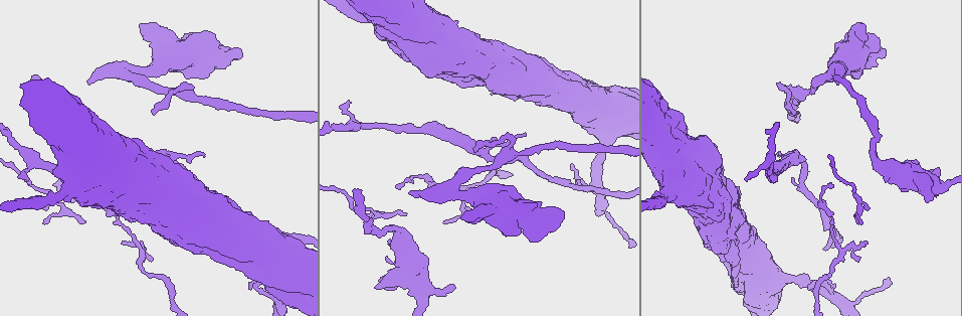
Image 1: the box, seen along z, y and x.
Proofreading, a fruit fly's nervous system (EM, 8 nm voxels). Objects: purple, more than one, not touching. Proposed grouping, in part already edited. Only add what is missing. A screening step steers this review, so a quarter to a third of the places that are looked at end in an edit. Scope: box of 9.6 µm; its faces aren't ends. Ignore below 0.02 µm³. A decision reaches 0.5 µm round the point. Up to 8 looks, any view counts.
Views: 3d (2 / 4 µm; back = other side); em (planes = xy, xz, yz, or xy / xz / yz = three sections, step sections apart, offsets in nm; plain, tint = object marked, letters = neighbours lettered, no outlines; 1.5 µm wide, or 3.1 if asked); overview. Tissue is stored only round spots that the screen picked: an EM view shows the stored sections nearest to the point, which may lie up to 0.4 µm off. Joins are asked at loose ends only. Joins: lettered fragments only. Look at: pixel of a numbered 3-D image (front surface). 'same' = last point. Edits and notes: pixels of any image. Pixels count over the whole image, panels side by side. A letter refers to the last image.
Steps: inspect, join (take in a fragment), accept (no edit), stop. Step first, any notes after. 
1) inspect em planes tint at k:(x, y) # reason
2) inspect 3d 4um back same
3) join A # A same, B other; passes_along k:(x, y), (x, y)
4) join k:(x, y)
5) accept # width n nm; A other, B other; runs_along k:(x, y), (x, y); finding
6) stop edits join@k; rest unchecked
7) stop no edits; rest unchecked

inspect em planes letters at 1:(868, 242) # thin end

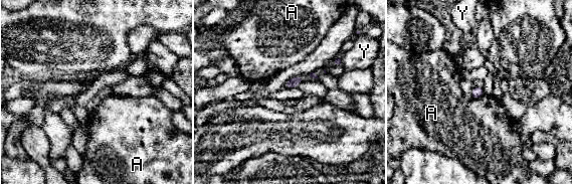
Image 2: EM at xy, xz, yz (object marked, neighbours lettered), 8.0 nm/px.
accept # A other, Y other; border 2:(484, 95), (472, 99); no lettered fragment goes on from it

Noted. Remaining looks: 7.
inspect 3d 4um at 1:(88, 84) # stops while still wide

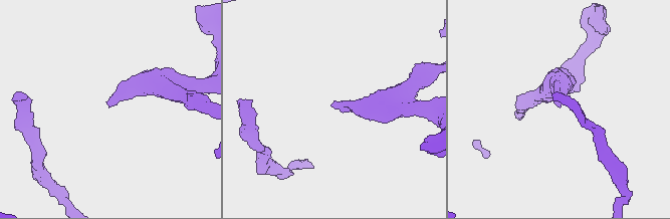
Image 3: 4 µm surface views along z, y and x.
inspect em planes tint at 3:(333, 107) # shape alone is not enough

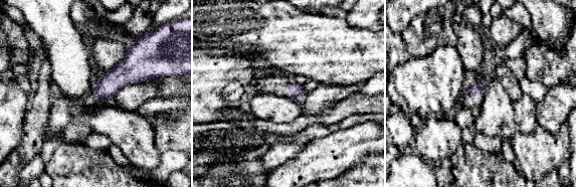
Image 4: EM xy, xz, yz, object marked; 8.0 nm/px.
inspect em planes letters same

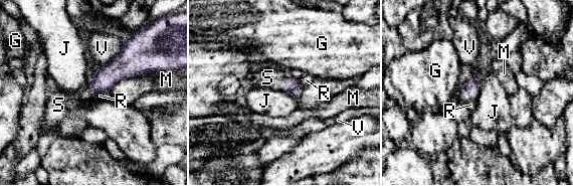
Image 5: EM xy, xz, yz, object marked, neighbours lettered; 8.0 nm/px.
join S # G other, J other, M other, R other, S same, V other; passes_along 5:(291, 84), (280, 80), (267, 77); it goes on there

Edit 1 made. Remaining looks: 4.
inspect overview

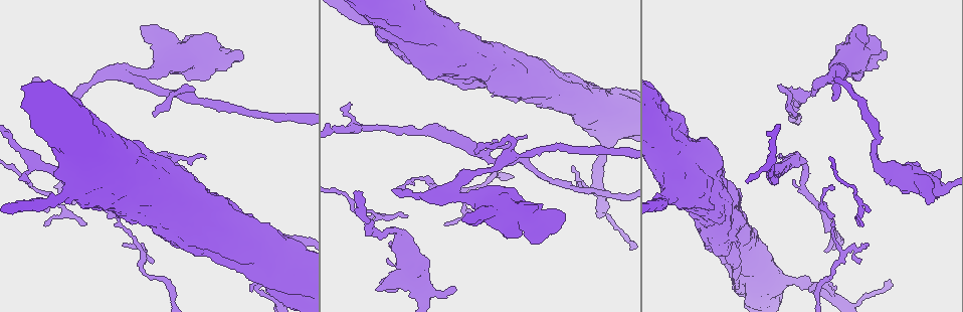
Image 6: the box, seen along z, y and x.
inspect 3d 4um at 6:(811, 291) # tapers out

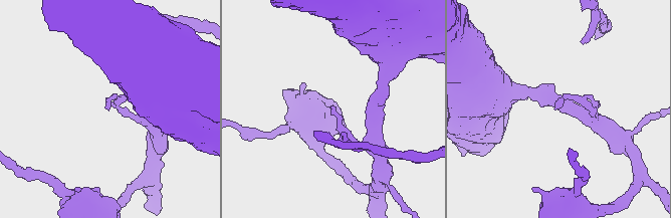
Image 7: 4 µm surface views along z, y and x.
inspect em xy step 8 letters at 7:(555, 109) # now the EM

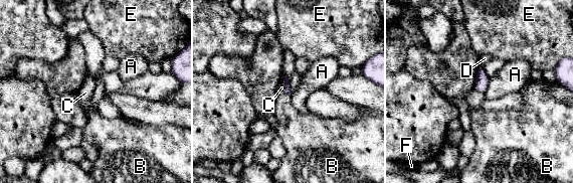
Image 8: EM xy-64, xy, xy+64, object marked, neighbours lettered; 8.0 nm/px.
inspect em planes letters same # cut it another way

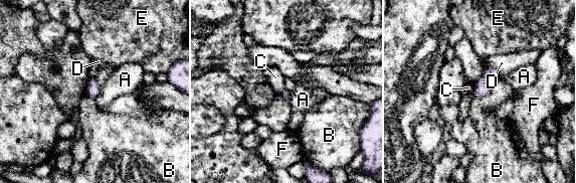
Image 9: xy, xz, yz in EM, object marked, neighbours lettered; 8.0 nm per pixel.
accept # A other, B other, C other, D other, E other, F other; border 9:(101, 87), (101, 92), (96, 99); no lettered fragment goes on from it

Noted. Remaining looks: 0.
stop edits join@5; rest unchecked

